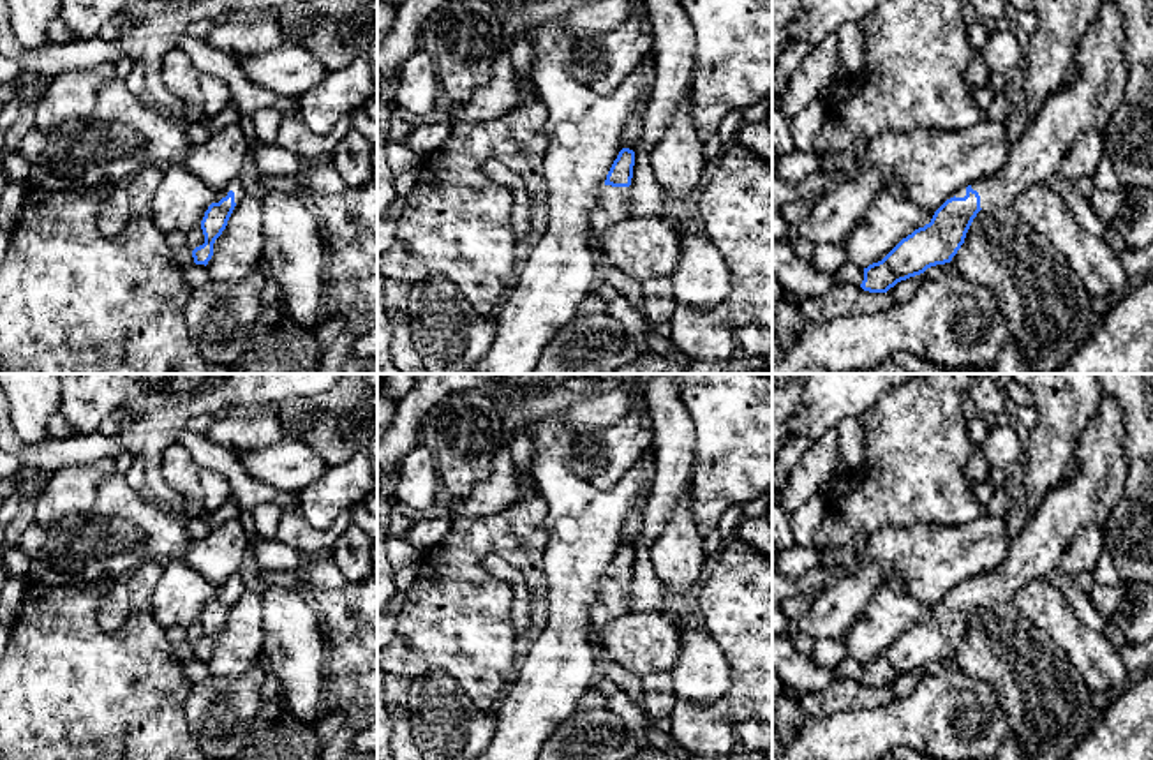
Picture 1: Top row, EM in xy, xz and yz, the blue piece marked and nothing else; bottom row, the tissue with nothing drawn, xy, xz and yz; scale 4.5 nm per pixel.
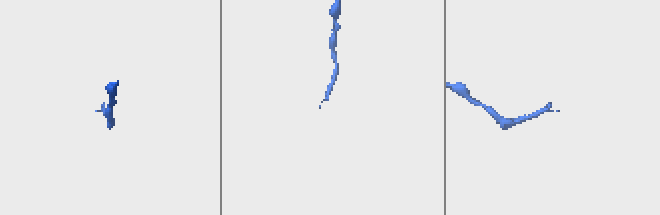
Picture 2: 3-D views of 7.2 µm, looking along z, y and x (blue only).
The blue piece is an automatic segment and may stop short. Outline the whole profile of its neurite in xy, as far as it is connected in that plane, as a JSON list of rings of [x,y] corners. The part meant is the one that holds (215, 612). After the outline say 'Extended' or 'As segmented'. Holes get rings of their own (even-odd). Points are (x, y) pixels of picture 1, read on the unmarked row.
[[[240,571],[227,578],[222,585],[217,587],[215,596],[205,607],[201,615],[201,624],[205,630],[205,638],[192,645],[196,659],[208,659],[213,651],[213,638],[222,630],[227,621],[227,615],[234,601],[247,589],[247,573]]]. Extended

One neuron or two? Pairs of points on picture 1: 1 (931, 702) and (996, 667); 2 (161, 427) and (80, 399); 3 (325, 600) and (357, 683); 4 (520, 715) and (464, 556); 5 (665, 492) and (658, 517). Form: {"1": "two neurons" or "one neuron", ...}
{"1": "two neurons", "2": "two neurons", "3": "one neuron", "4": "two neurons", "5": "one neuron"}

